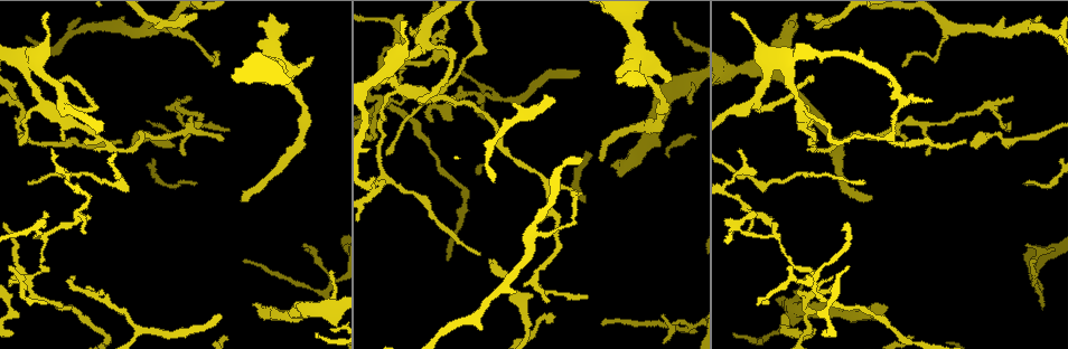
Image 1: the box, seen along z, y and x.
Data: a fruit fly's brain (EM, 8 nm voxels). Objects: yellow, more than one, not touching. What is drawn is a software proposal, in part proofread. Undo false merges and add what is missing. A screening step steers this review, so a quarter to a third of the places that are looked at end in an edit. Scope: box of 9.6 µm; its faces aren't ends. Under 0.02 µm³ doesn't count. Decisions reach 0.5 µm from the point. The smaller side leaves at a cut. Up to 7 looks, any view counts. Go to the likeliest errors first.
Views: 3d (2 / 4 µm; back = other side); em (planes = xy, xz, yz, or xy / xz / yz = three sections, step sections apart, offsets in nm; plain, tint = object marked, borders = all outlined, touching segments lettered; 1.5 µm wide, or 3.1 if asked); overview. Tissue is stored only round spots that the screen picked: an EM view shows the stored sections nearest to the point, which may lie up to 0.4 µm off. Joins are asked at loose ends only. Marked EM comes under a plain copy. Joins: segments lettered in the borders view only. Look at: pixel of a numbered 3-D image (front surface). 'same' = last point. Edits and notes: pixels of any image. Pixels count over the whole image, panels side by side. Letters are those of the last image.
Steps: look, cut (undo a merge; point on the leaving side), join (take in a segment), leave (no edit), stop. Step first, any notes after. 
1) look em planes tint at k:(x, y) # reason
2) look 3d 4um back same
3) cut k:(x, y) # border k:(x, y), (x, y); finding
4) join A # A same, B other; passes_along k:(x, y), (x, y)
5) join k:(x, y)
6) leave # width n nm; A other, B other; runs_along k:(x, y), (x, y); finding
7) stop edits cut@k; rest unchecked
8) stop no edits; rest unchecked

look 3d 4um at 1:(1028, 246) # free end

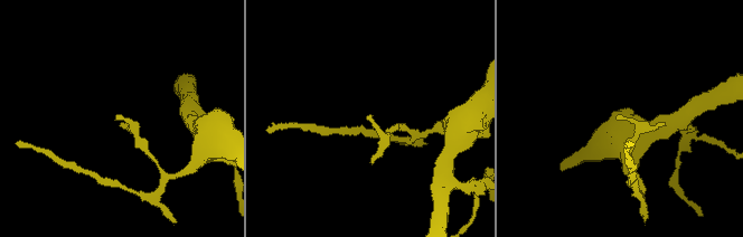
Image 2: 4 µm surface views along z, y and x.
look em xz step 8 tint at 2:(369, 115) # shape alone is not enough

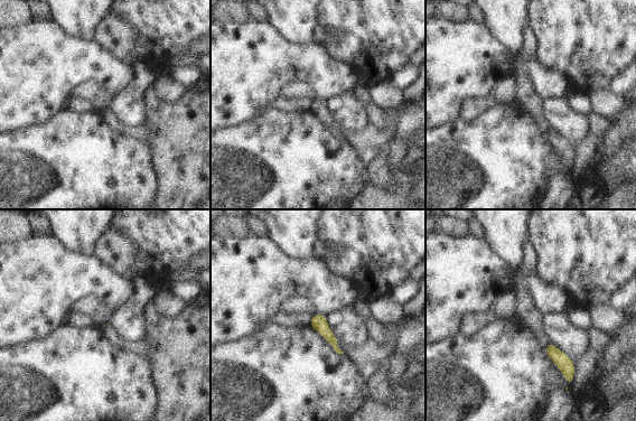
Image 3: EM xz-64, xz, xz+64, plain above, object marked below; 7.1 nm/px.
look em planes borders same # cut it another way

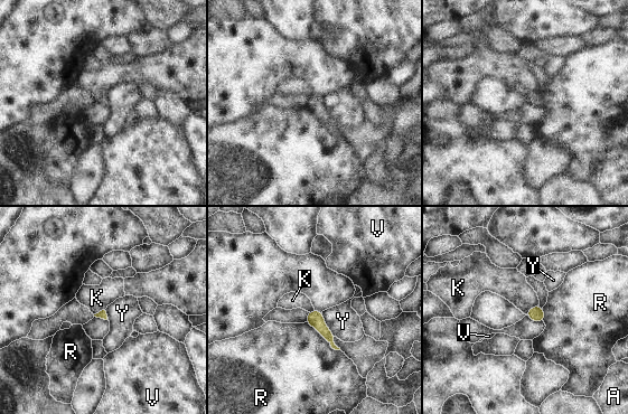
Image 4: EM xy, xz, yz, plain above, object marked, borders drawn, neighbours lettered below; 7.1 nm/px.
leave # A other, K other, R other, V other, Y other; border 4:(539, 306), (534, 306), (526, 314); no lettered segment goes on from it

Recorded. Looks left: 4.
look em xy step 8 tint at 1:(27, 182)

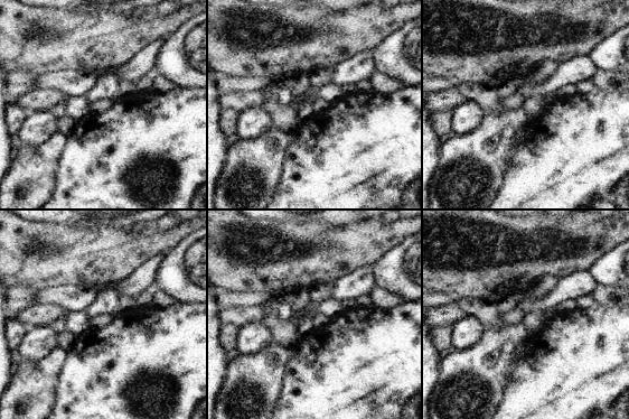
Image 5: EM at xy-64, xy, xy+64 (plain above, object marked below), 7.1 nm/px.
look em planes borders same

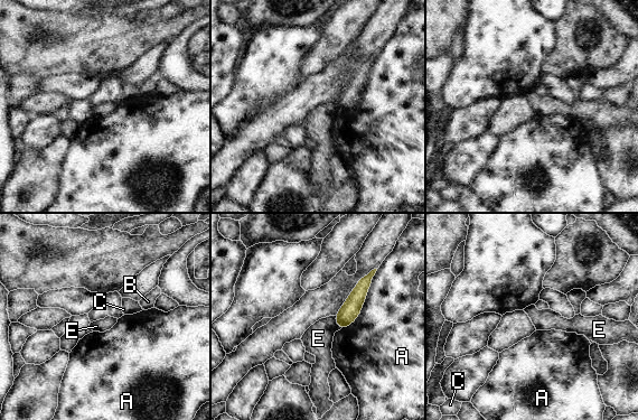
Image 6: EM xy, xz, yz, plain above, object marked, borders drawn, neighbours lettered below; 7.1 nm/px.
leave # width 140 nm; A other, B other, C other, E other; border 6:(335, 316), (335, 320), (340, 328); none of them fits

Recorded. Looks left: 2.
look em xy step 8 tint at 1:(515, 290) # branch stops here

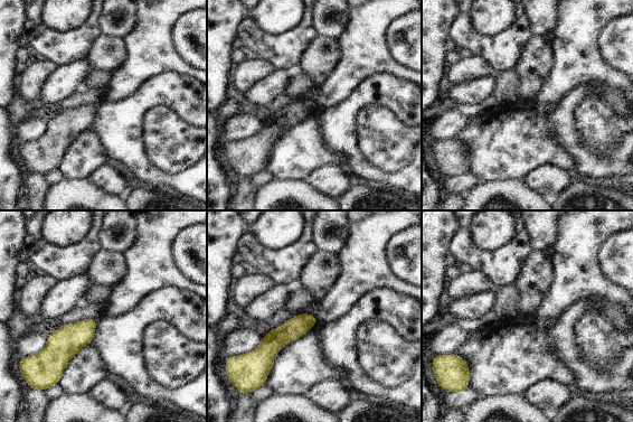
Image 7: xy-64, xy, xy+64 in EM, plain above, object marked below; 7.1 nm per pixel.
look em planes borders same

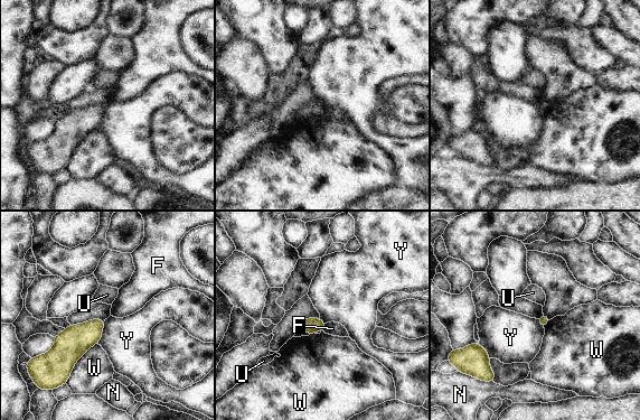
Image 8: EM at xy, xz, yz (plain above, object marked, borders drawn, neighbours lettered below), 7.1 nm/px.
leave # F other, N other, U other, W other, Y other; border 8:(105, 320), (97, 343); no lettered segment goes on from it

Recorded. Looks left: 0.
stop no edits; rest unchecked

